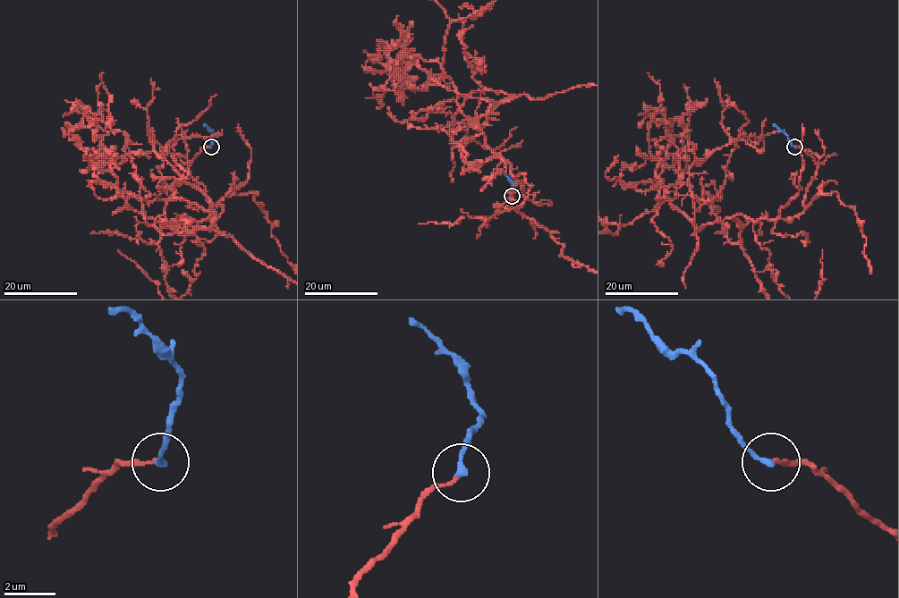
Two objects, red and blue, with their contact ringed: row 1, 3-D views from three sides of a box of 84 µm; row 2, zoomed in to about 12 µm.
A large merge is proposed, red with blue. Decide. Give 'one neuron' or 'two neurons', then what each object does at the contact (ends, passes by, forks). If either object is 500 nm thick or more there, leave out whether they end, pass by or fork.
one neuron; red ends there; blue ends there

